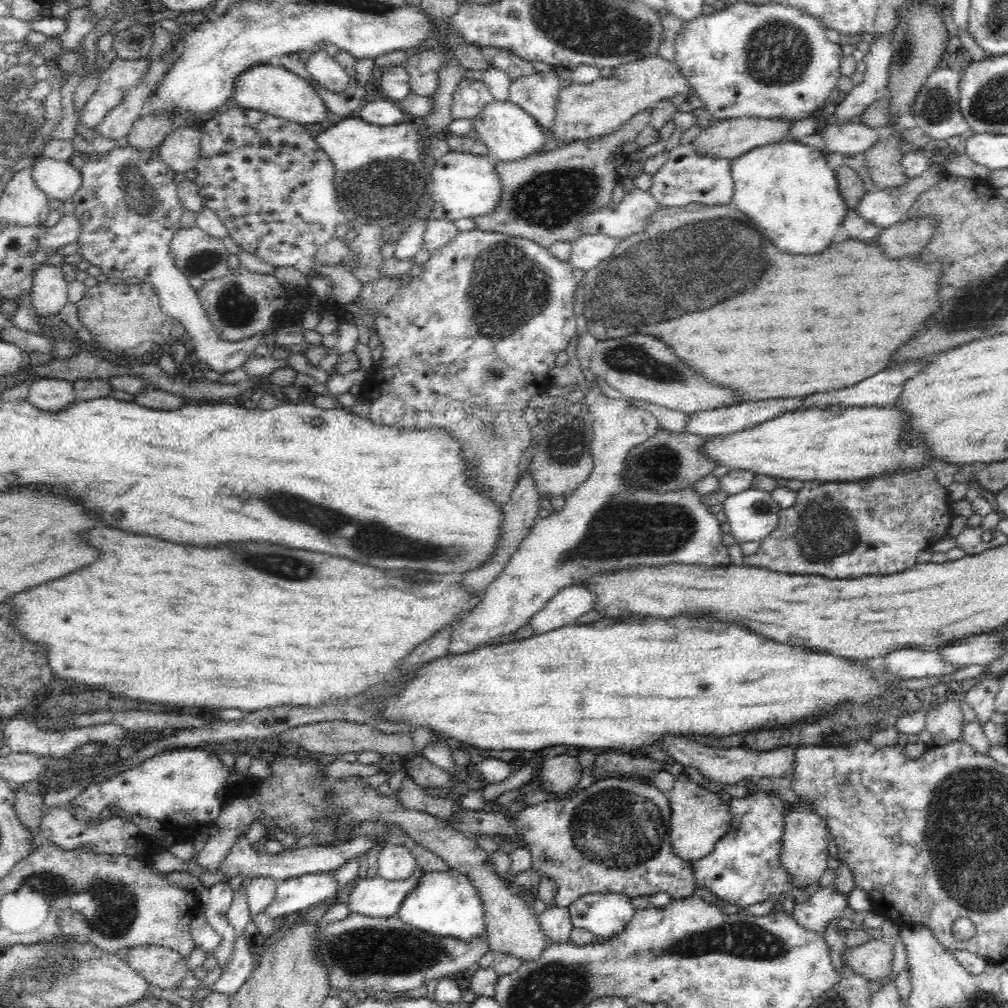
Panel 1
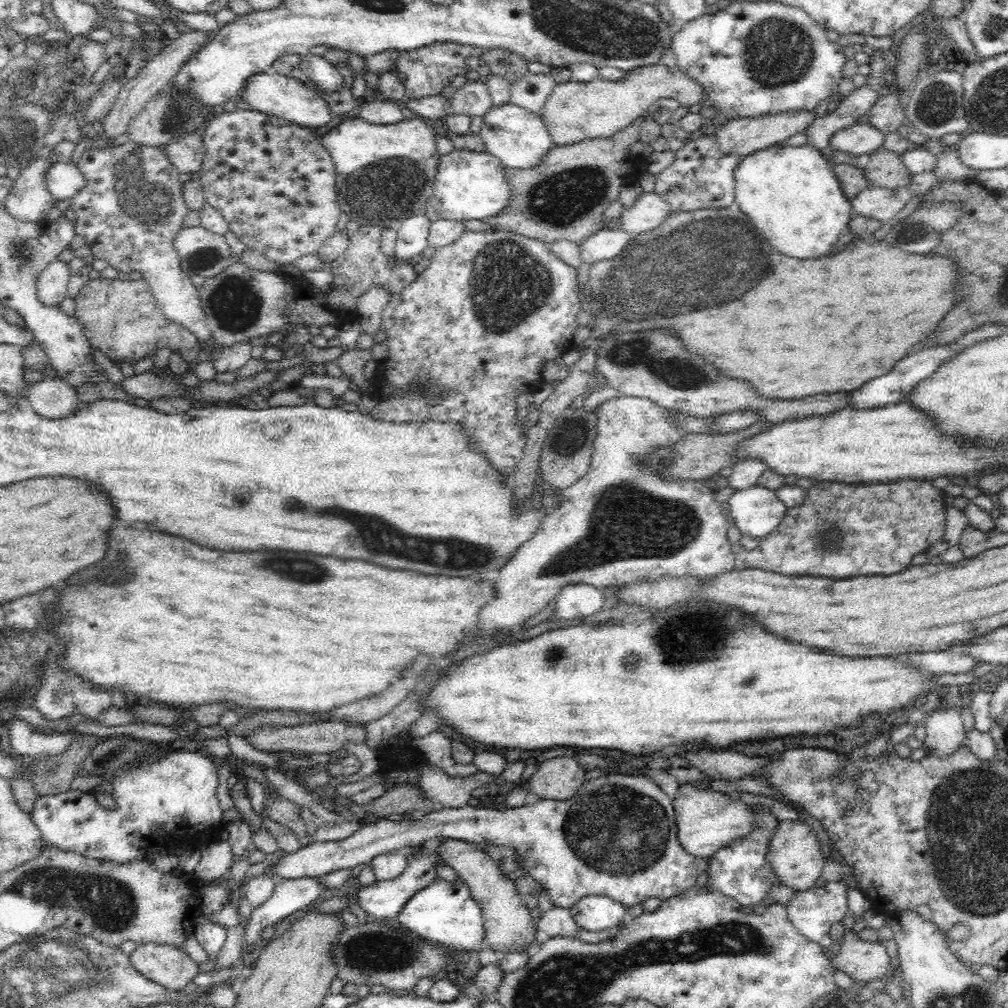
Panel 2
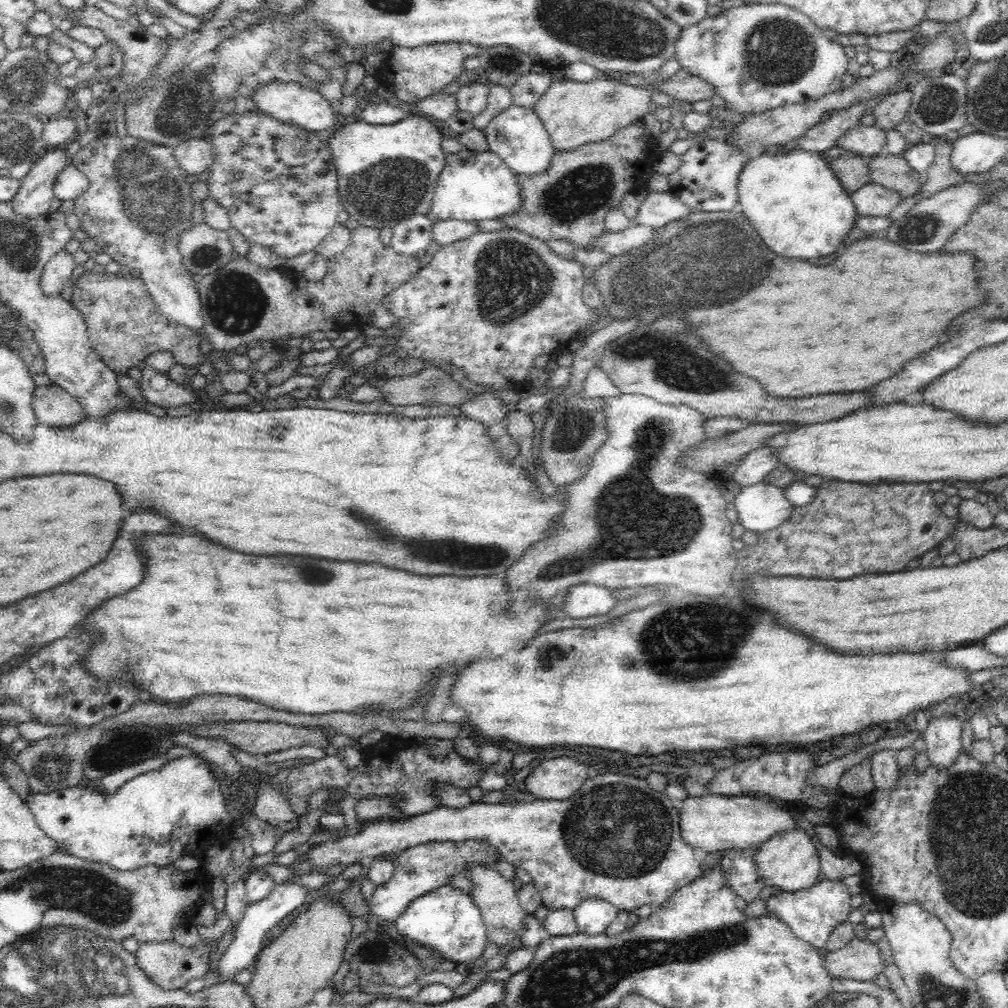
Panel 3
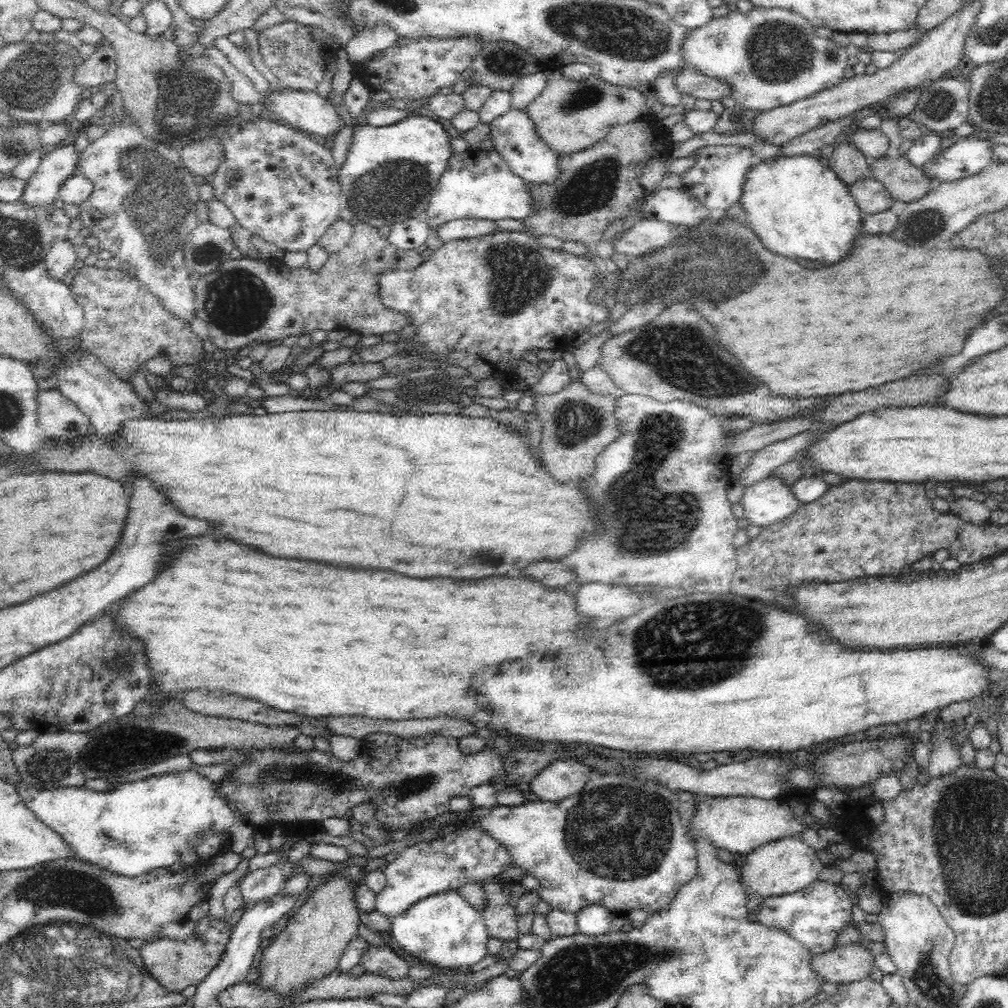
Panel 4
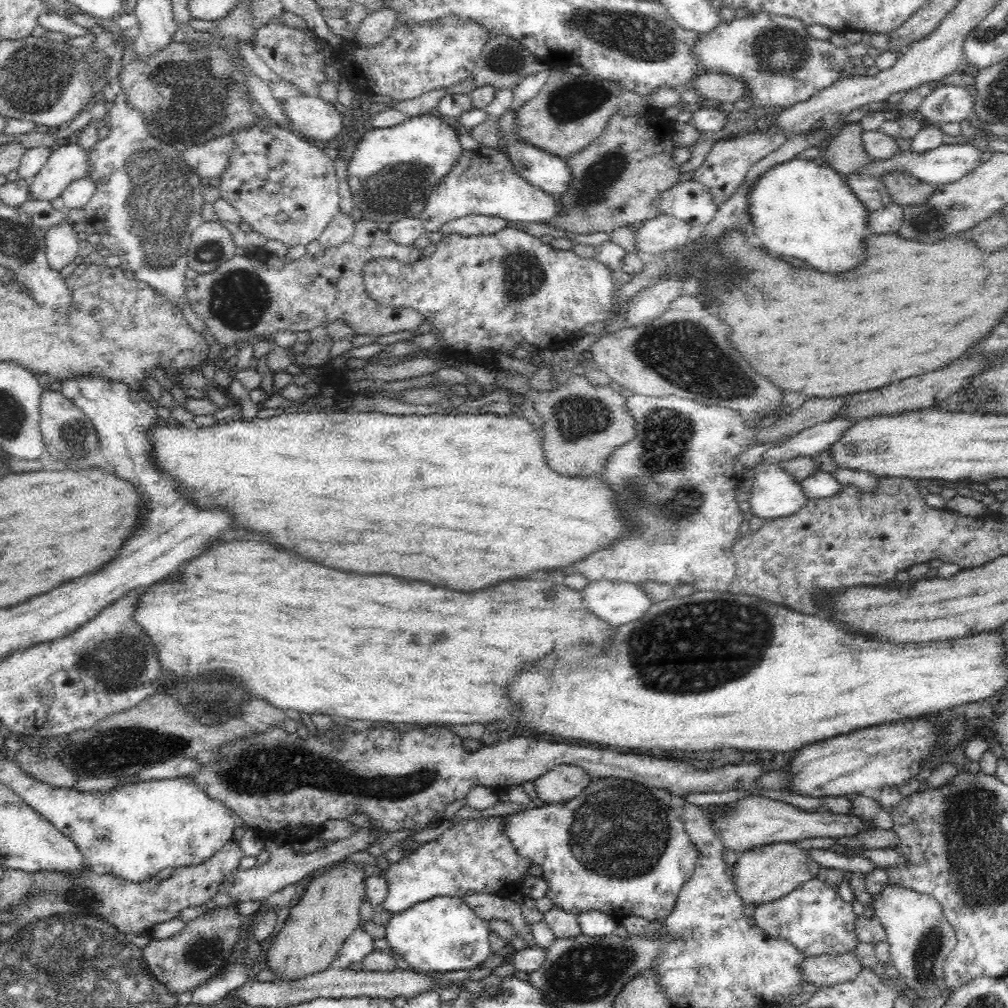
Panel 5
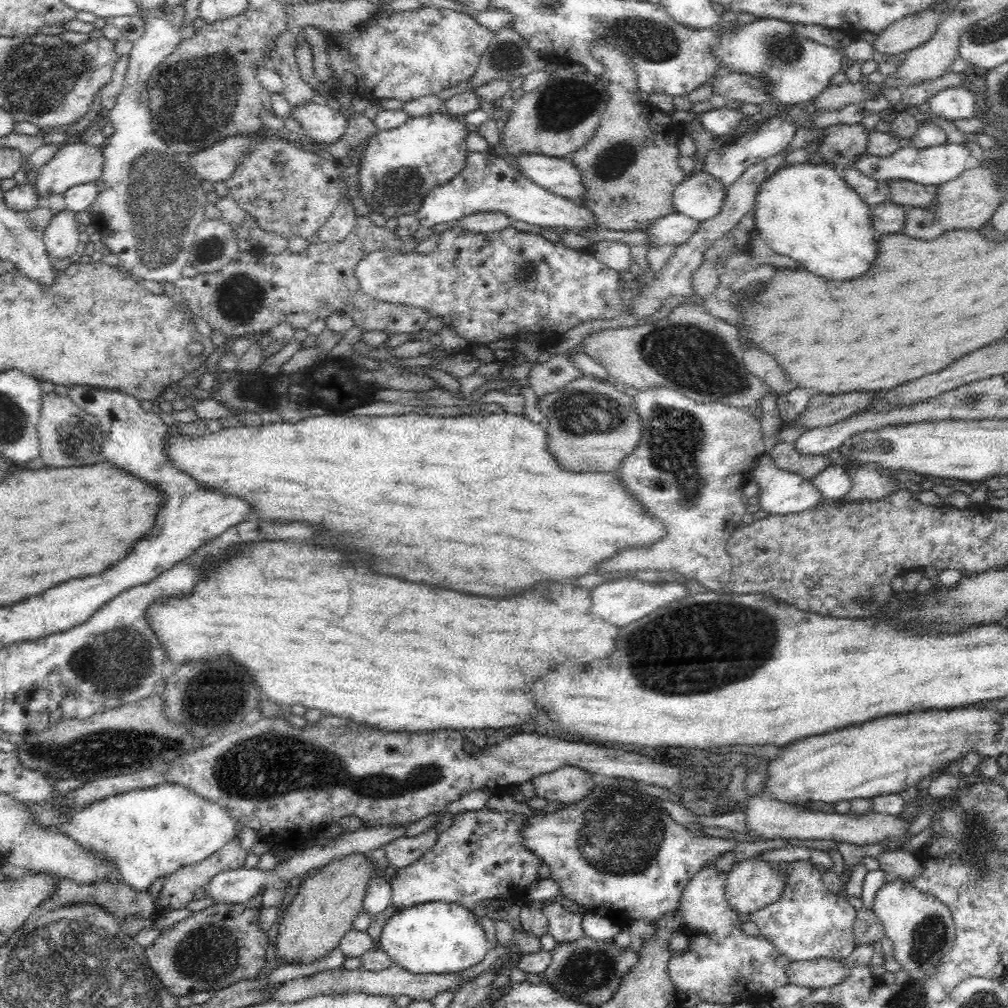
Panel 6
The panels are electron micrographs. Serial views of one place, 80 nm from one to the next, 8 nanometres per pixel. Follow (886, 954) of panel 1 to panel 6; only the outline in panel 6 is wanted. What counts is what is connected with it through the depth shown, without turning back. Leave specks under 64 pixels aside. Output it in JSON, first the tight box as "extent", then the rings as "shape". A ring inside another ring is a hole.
{"extent":[787,958,850,989],"shape":[[[820,958],[792,962],[787,966],[787,975],[791,984],[817,989],[840,984],[850,974],[850,969],[842,963],[842,960]]]}

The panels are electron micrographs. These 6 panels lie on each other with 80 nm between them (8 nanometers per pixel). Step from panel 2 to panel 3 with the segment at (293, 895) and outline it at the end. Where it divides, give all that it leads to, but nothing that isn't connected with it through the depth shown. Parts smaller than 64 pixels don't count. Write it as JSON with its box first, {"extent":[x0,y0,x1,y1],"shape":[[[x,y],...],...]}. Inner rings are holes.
{"extent":[217,880,310,982],"shape":[[[287,880],[283,884],[276,885],[272,893],[266,899],[252,903],[250,908],[248,908],[248,912],[244,914],[244,918],[240,920],[238,928],[236,928],[234,940],[230,946],[228,946],[226,954],[222,956],[217,966],[217,971],[221,974],[221,978],[223,978],[218,979],[217,982],[226,982],[228,978],[232,980],[232,976],[234,976],[236,972],[246,968],[248,965],[254,964],[254,960],[257,959],[258,954],[262,950],[262,936],[274,932],[274,929],[278,927],[280,921],[294,910],[303,906],[309,895],[309,891],[310,889],[299,884],[296,880]]]}

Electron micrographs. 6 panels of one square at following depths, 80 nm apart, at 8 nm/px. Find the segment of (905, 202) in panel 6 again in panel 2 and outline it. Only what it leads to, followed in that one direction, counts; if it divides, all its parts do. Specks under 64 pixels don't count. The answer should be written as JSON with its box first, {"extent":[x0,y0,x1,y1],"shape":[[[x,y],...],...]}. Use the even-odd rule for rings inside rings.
{"extent":[867,147,911,190],"shape":[[[881,147],[869,154],[867,178],[884,188],[894,190],[894,188],[908,186],[911,175],[908,174],[900,154]]]}

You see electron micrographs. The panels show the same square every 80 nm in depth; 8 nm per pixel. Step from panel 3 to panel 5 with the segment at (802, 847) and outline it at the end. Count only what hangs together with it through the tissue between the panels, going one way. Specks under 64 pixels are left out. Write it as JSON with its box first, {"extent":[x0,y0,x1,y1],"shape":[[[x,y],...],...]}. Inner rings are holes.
{"extent":[732,842,822,905],"shape":[[[772,842],[762,845],[738,856],[733,864],[732,873],[736,879],[736,891],[744,905],[760,905],[783,899],[792,890],[816,878],[822,867],[816,860],[810,858],[806,849],[792,842]]]}

